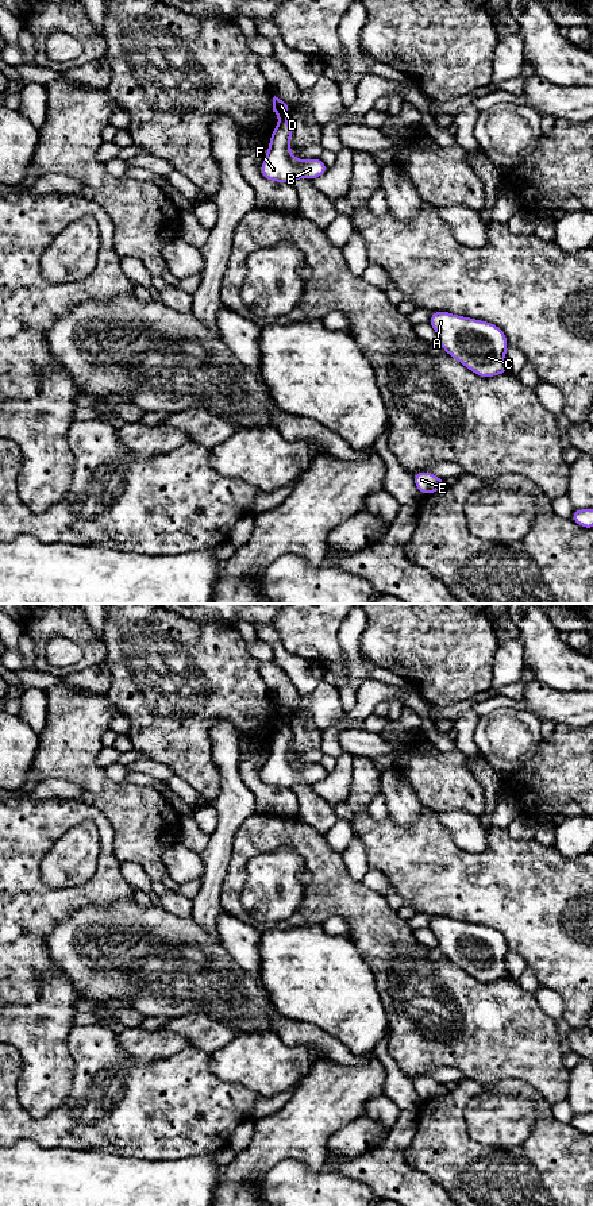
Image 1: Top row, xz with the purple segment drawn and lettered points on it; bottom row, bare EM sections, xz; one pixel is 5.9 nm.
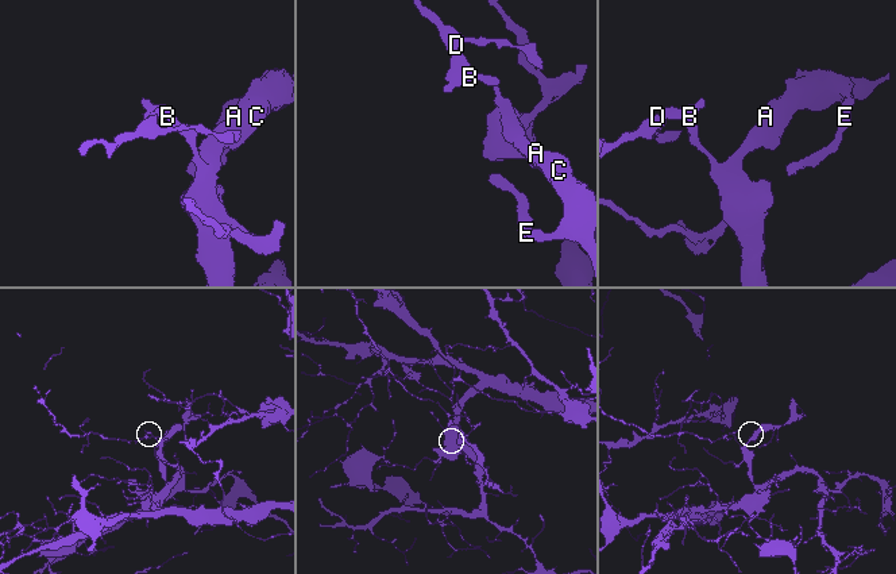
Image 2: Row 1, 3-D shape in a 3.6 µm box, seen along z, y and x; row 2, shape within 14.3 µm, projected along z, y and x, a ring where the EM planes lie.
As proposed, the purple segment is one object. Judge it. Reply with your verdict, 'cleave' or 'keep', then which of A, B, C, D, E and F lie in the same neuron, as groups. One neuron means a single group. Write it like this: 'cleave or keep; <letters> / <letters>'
cleave; A B C E F / D

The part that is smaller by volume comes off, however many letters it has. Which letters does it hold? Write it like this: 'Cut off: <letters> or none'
Cut off: D

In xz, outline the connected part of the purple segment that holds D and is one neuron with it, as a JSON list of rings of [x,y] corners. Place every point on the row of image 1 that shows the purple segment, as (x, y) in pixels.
[[[273,97],[273,112],[281,120],[285,119],[290,108],[290,104],[280,100],[278,97]]]

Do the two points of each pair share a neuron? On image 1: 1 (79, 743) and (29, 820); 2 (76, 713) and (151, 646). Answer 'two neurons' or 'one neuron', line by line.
1: two neurons
2: two neurons

